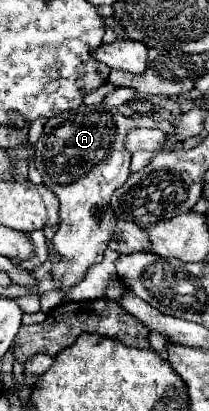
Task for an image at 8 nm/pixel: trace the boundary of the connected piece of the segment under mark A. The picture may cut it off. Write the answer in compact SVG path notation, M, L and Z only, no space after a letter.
M104 103L86 107L80 105L76 111L64 111L44 123L44 131L40 141L36 143L36 169L40 171L44 185L58 197L60 201L60 225L56 235L52 237L52 253L56 261L52 261L52 277L60 281L60 293L66 293L70 287L78 285L84 277L88 267L102 261L102 253L108 247L116 217L110 207L110 197L130 175L130 153L124 149L124 137L130 129L136 127L154 127L152 117L126 117L116 107L106 107Z

